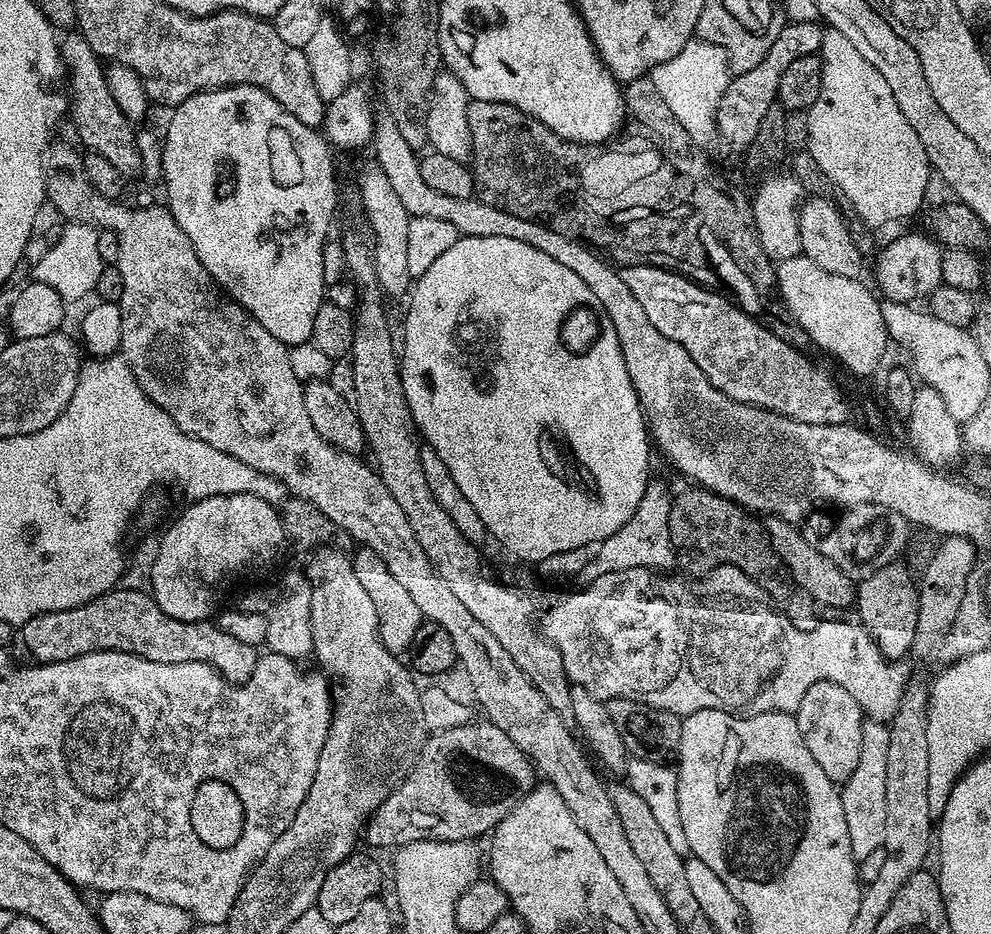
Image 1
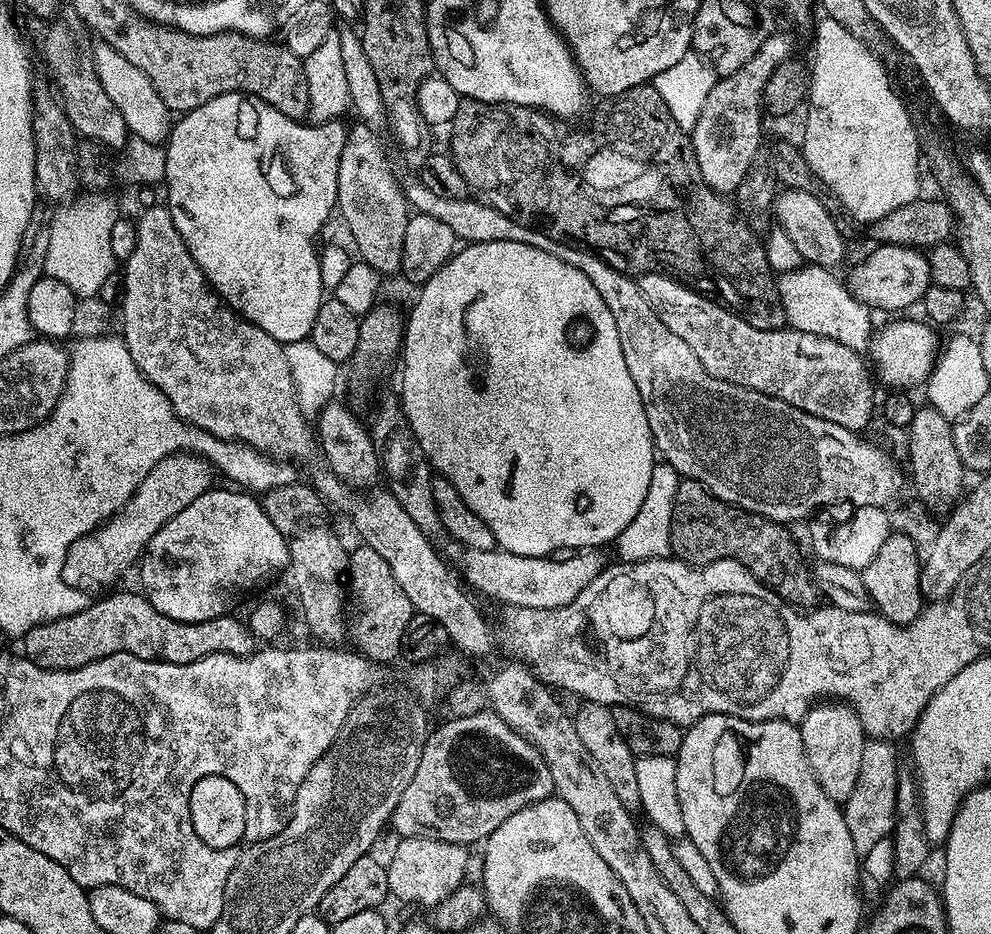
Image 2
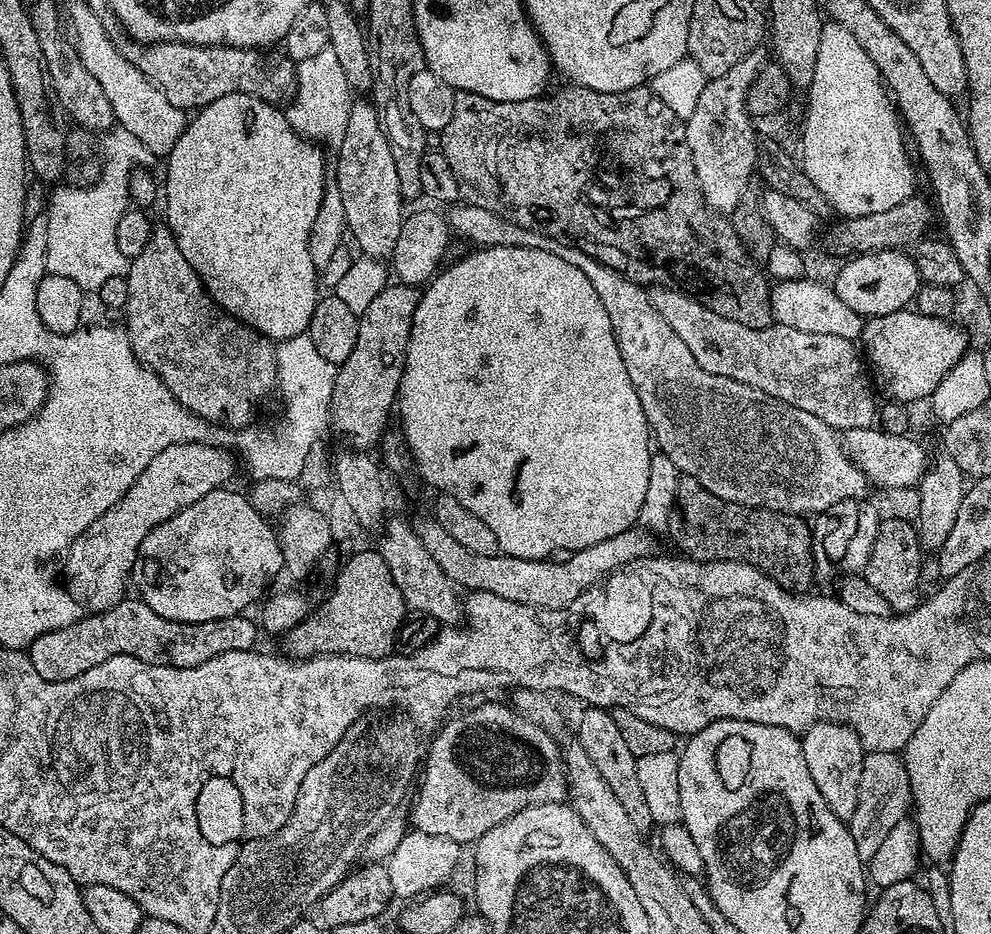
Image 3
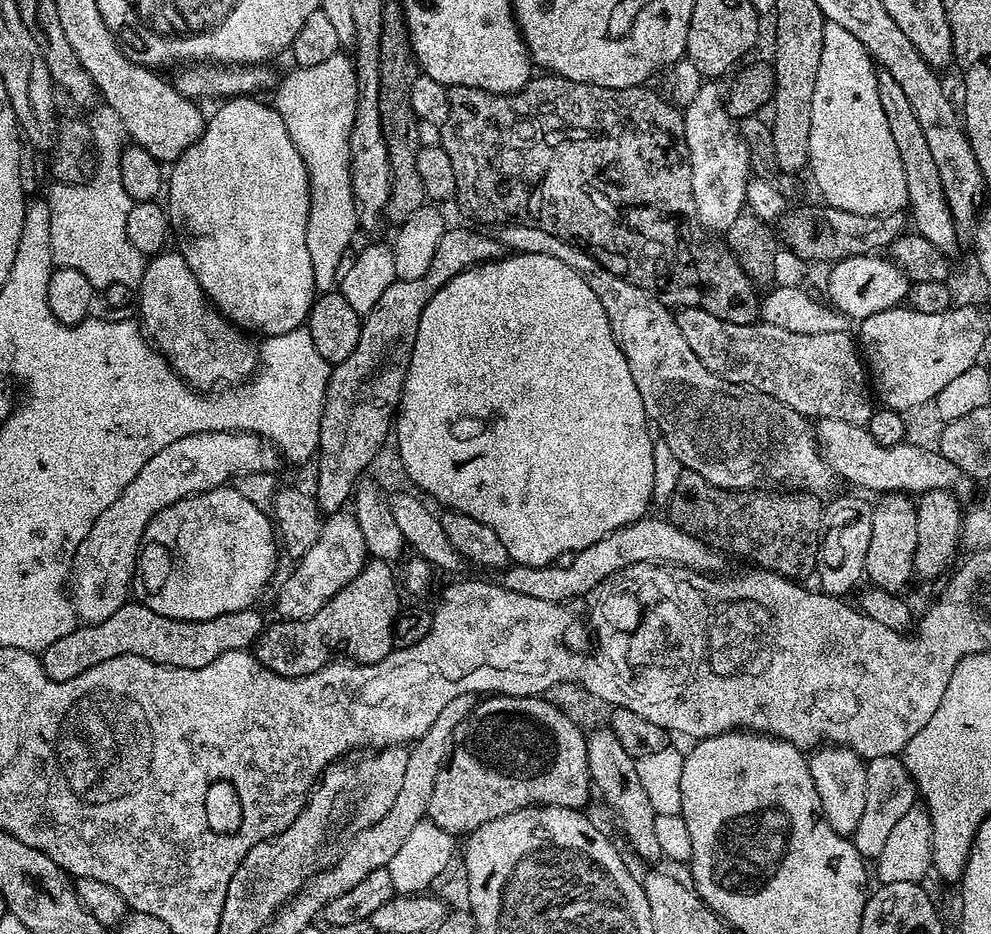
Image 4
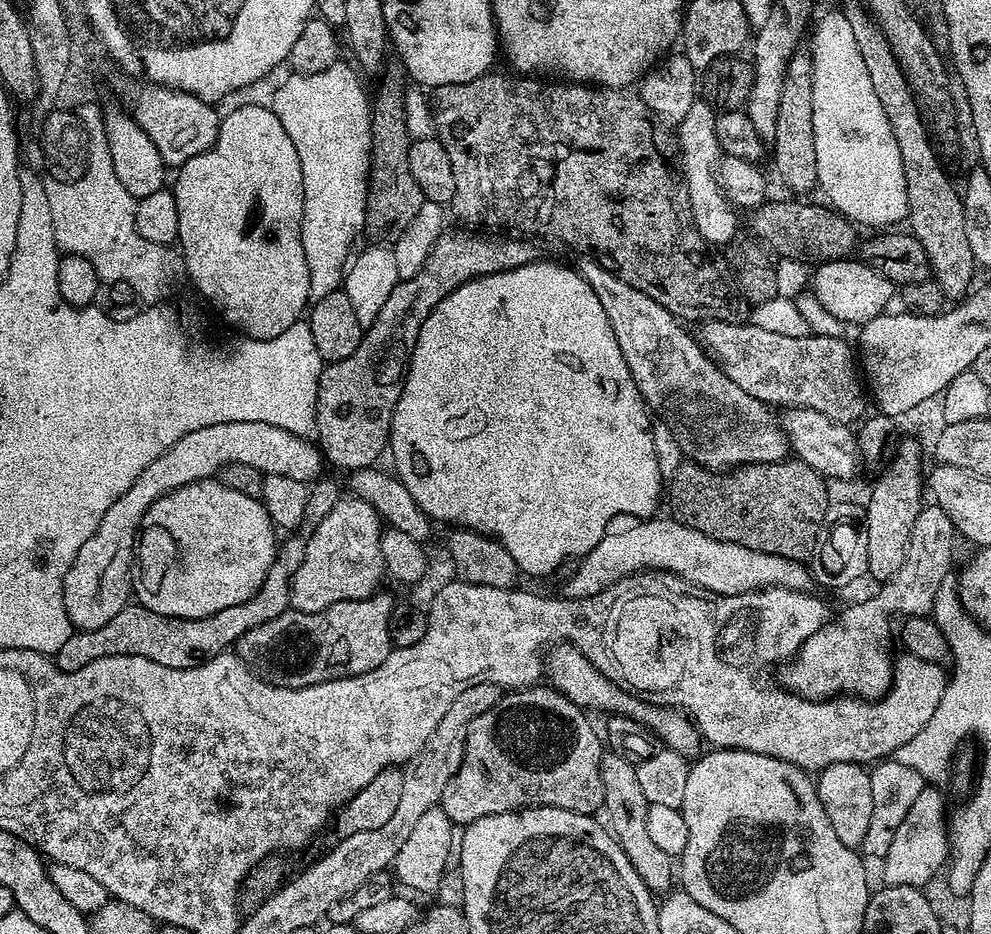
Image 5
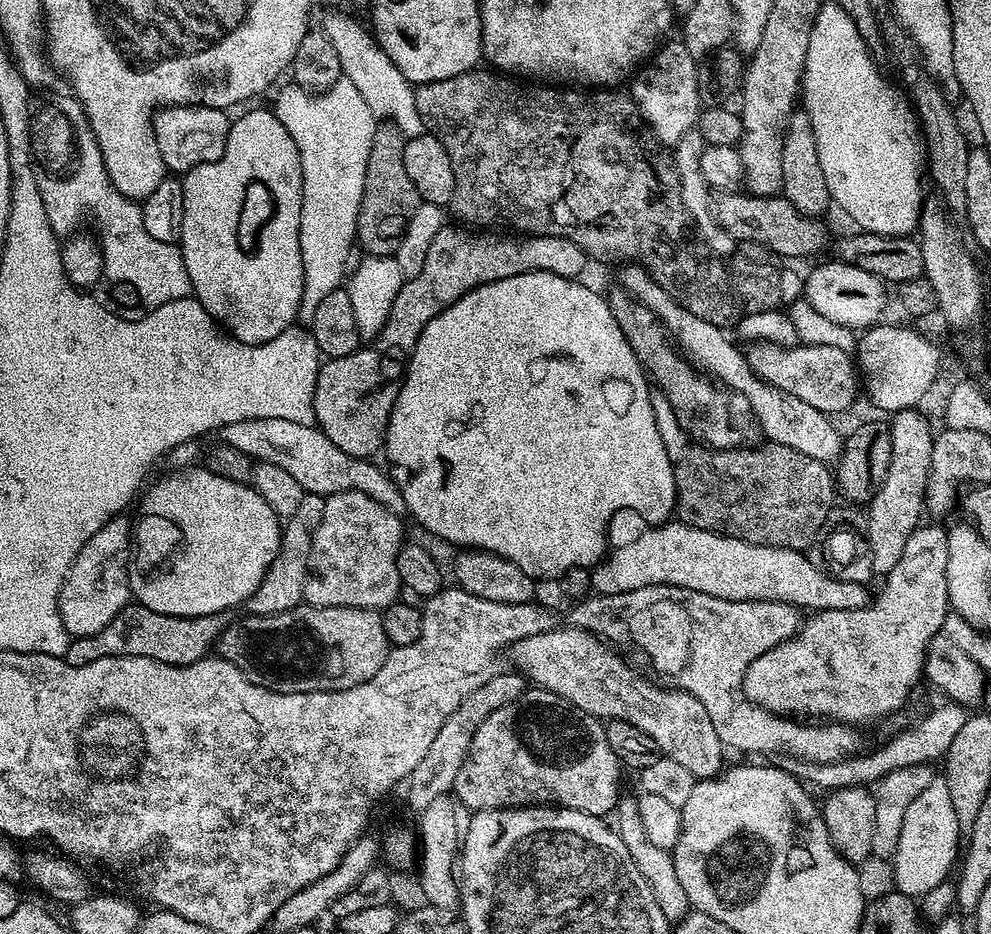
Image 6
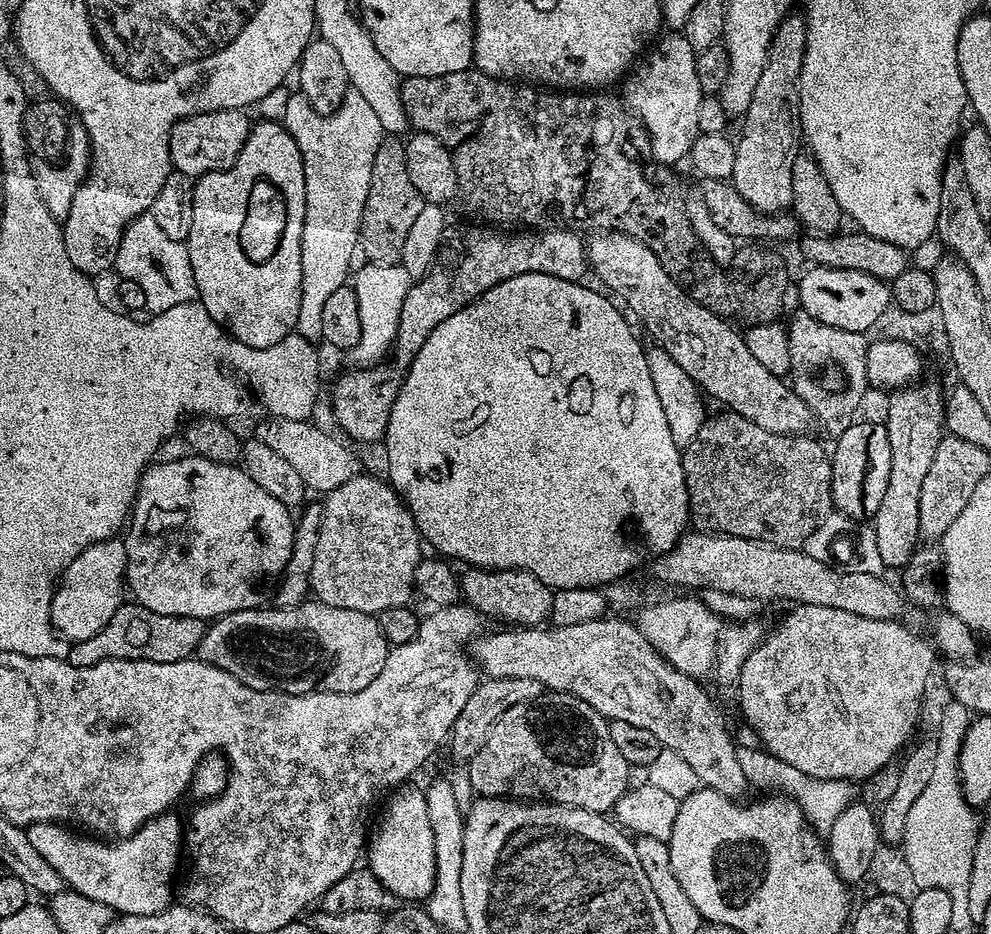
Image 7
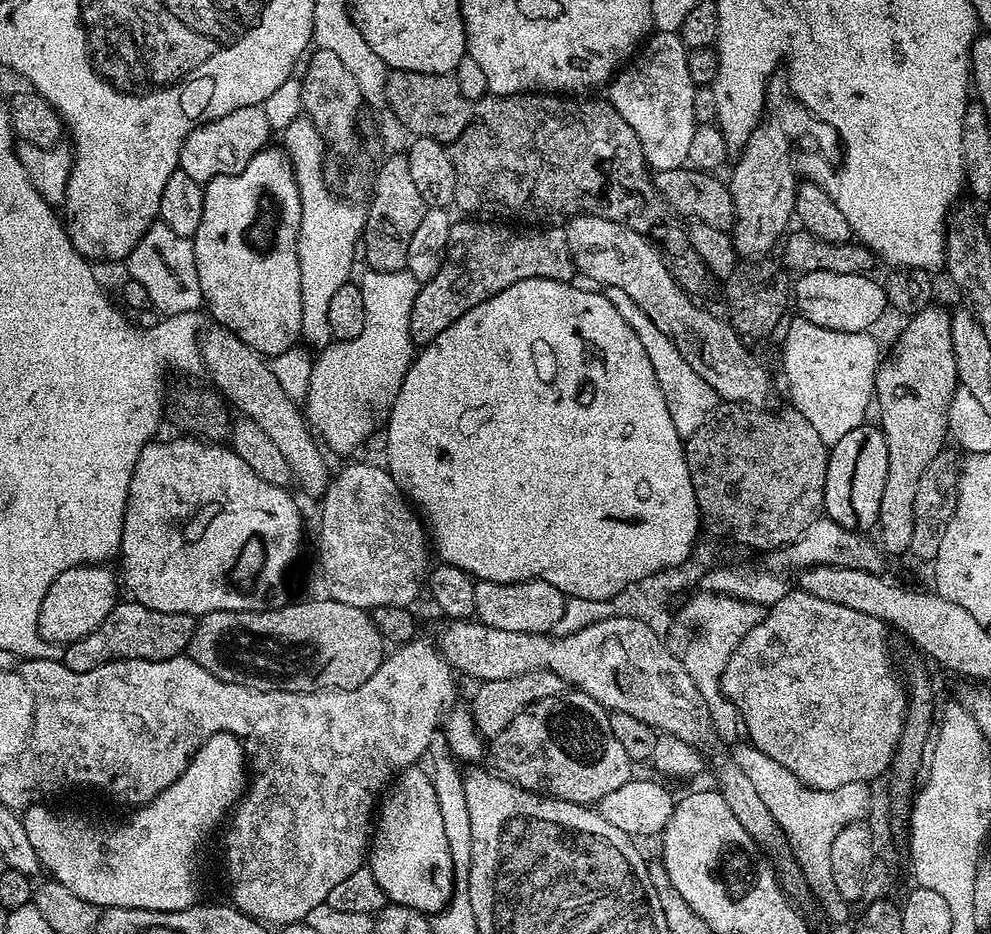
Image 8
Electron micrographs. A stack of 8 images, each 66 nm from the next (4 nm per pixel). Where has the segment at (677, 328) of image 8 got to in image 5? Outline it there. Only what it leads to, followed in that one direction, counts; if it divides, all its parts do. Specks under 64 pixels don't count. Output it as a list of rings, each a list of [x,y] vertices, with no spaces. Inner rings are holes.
[[[791,407],[783,413],[782,423],[791,451],[821,476],[832,481],[848,480],[859,474],[861,451],[857,444],[857,433],[849,425],[840,424],[834,418],[826,418],[826,414],[818,414],[818,410]]]

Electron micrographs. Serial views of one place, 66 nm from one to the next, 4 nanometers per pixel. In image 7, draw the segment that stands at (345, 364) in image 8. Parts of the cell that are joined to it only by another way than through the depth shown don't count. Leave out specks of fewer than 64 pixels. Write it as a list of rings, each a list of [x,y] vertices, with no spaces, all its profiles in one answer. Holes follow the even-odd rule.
[[[364,262],[361,265],[354,272],[354,287],[358,294],[358,319],[362,321],[362,338],[358,338],[358,346],[351,348],[350,357],[356,363],[353,365],[370,368],[379,365],[379,360],[391,353],[396,343],[402,302],[406,302],[406,294],[414,281],[410,274],[406,274],[401,263],[378,266]]]

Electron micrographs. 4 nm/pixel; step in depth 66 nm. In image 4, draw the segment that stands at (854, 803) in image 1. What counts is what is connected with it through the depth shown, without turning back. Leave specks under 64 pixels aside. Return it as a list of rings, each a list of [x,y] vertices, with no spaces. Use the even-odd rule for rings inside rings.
[[[887,756],[867,761],[865,809],[858,822],[858,829],[852,835],[853,844],[860,856],[865,860],[875,860],[878,854],[882,854],[887,837],[906,811],[915,807],[917,800],[916,783],[899,757]]]

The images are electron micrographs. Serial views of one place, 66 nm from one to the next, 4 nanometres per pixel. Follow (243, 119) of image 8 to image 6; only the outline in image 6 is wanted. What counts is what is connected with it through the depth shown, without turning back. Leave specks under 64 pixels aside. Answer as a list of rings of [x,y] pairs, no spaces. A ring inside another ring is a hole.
[[[181,104],[159,109],[152,117],[158,154],[162,154],[165,169],[183,174],[199,164],[213,164],[226,150],[230,116],[222,108],[199,108],[196,104]]]

